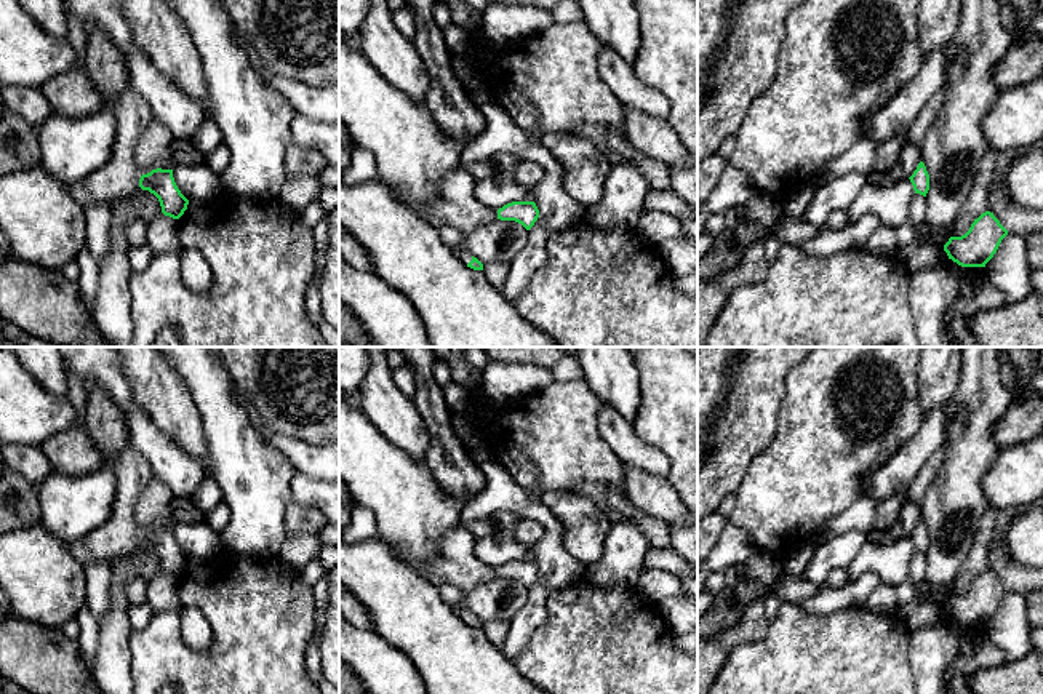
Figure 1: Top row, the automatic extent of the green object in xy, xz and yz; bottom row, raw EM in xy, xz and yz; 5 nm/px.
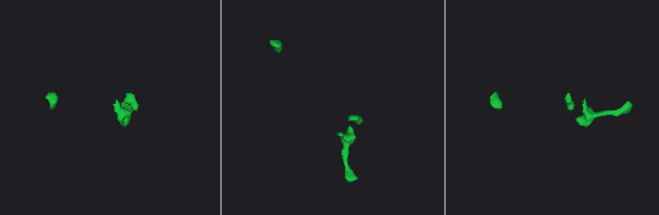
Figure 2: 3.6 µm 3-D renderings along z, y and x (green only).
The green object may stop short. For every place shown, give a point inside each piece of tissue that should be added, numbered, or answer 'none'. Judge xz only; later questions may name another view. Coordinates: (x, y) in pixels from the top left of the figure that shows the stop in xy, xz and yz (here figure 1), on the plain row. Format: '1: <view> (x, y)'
1: xz (456, 563)

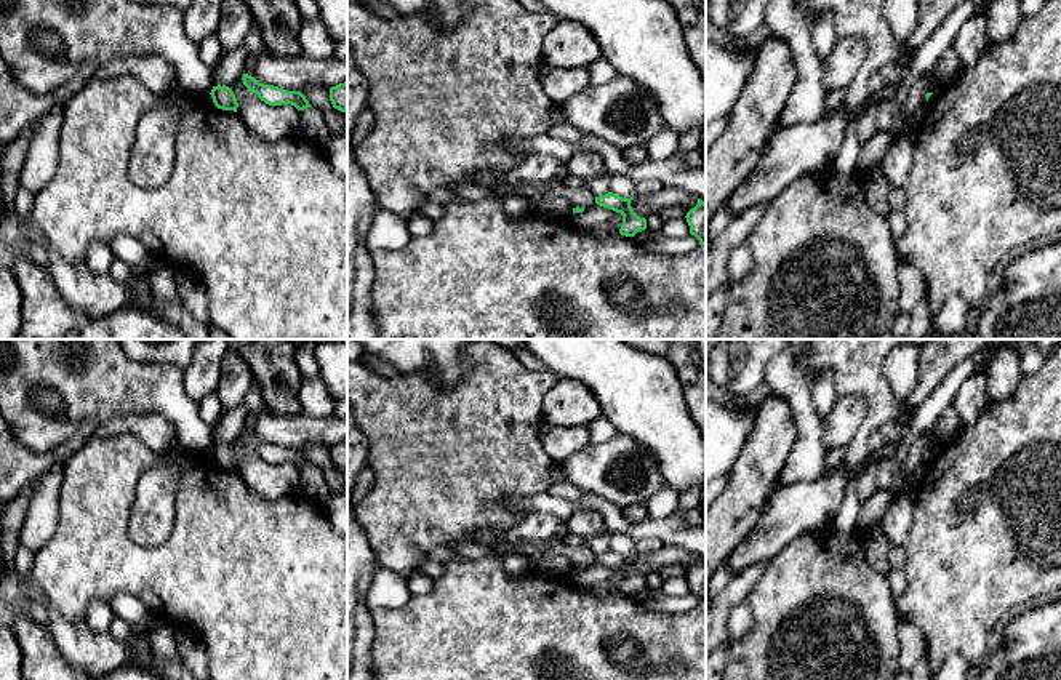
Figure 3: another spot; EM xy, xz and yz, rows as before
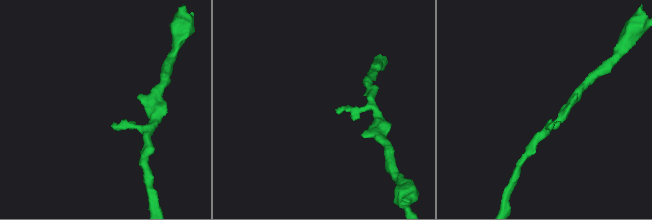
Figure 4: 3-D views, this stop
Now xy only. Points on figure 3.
none

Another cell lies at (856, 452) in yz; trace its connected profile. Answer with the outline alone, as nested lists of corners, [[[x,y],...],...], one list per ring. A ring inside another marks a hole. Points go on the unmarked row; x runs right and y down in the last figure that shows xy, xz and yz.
[[[813,339],[808,370],[815,379],[831,371],[835,395],[859,395],[867,403],[866,416],[843,459],[845,470],[855,474],[869,453],[867,438],[885,424],[896,421],[904,406],[887,381],[883,363],[901,339]]]

